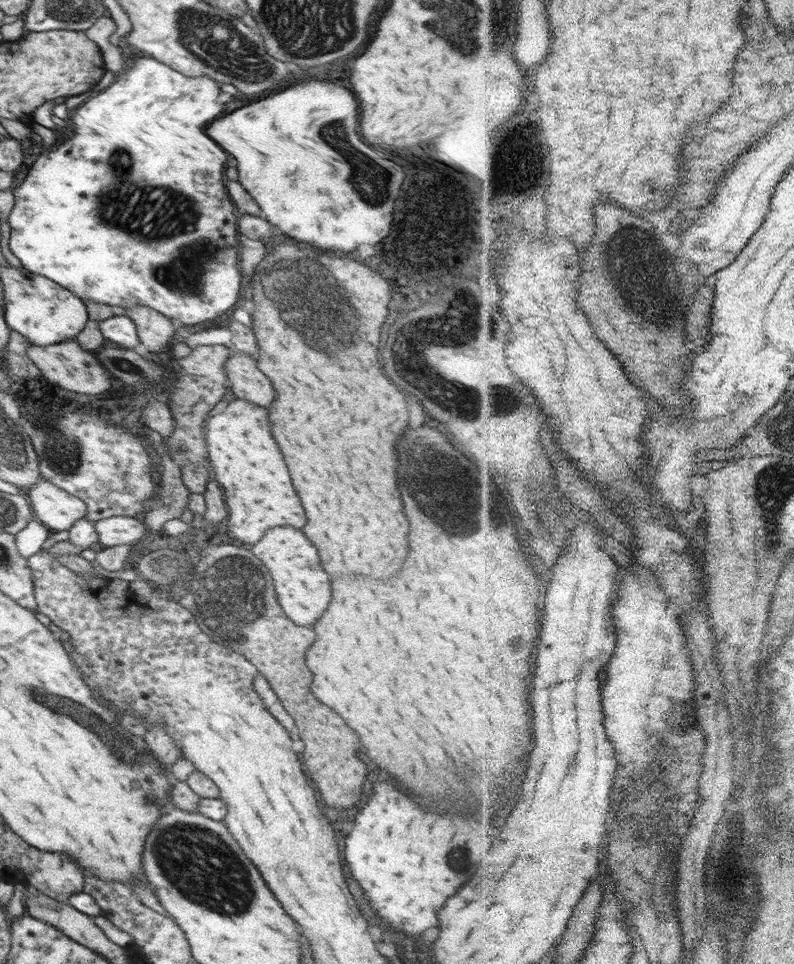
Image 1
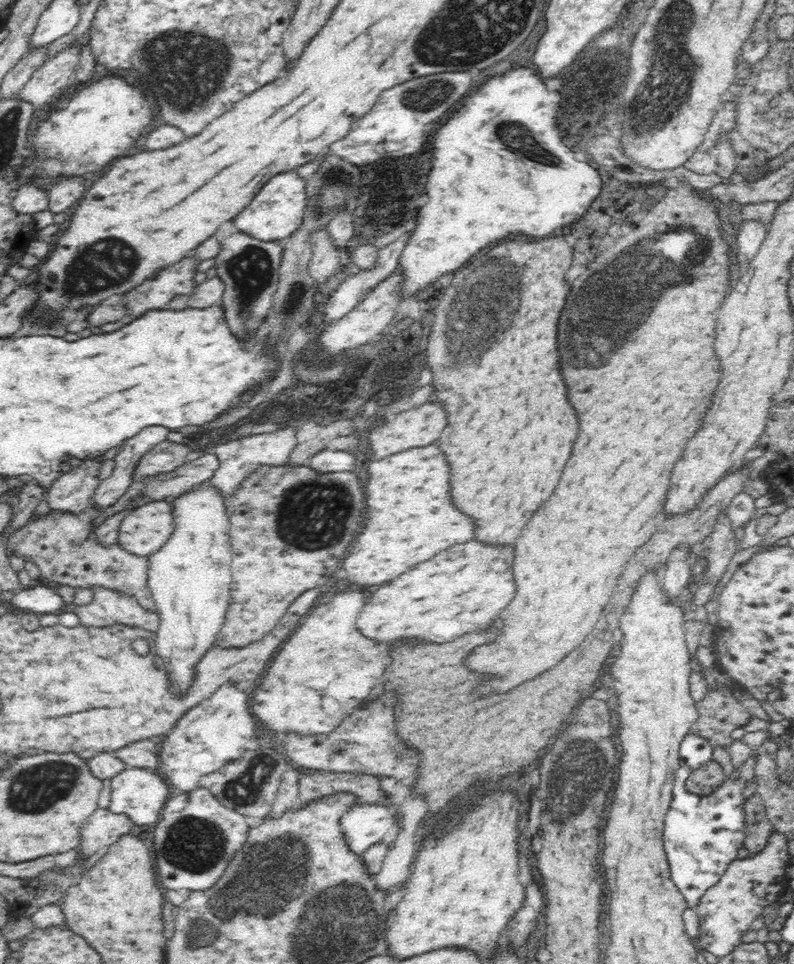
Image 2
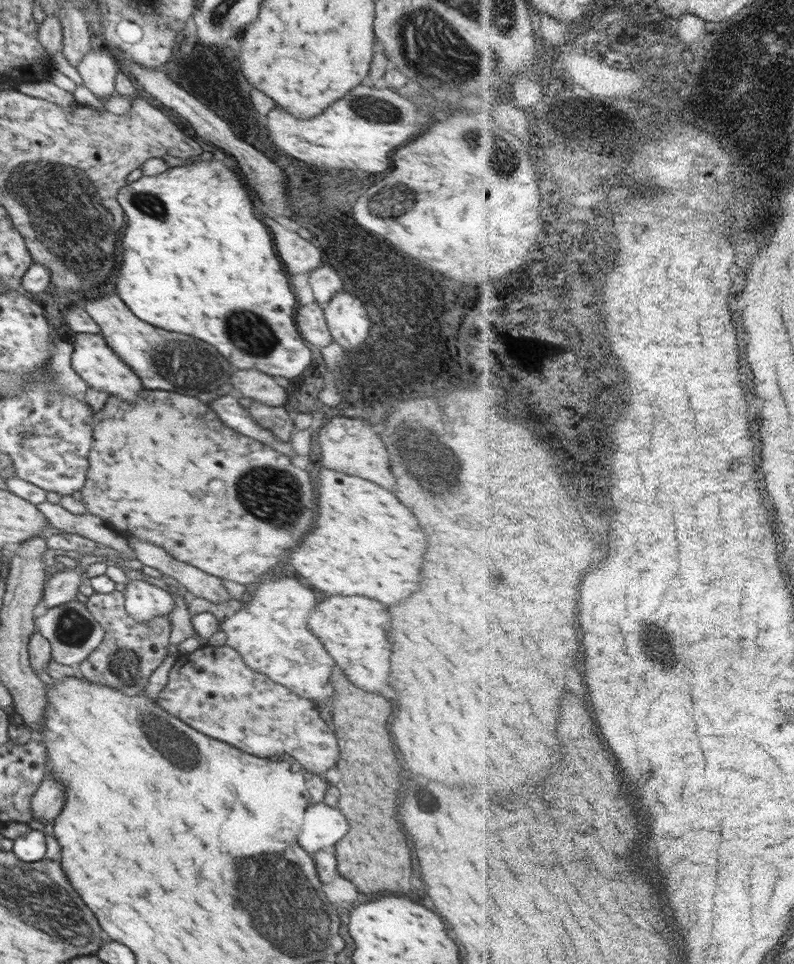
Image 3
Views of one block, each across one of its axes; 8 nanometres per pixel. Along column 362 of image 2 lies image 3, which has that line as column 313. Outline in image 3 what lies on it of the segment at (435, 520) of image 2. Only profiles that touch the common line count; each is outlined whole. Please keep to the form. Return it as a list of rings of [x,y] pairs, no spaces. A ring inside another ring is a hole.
[[[321,467],[318,470],[318,514],[314,522],[314,530],[308,532],[298,548],[290,550],[290,566],[314,588],[322,588],[328,594],[342,594],[342,596],[368,596],[380,600],[386,606],[392,606],[412,592],[420,588],[422,578],[422,558],[426,550],[426,534],[420,530],[414,514],[398,502],[394,494],[388,490],[364,480],[346,476],[341,472]]]

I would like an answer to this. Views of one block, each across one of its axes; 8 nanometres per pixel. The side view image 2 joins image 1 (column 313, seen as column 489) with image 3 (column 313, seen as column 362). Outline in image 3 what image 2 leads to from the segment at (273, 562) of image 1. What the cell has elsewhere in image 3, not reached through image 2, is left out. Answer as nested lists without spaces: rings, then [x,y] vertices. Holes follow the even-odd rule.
[[[328,596],[310,614],[308,628],[322,640],[336,664],[346,672],[352,684],[362,690],[382,690],[388,686],[390,674],[390,612],[384,604],[364,596]]]

